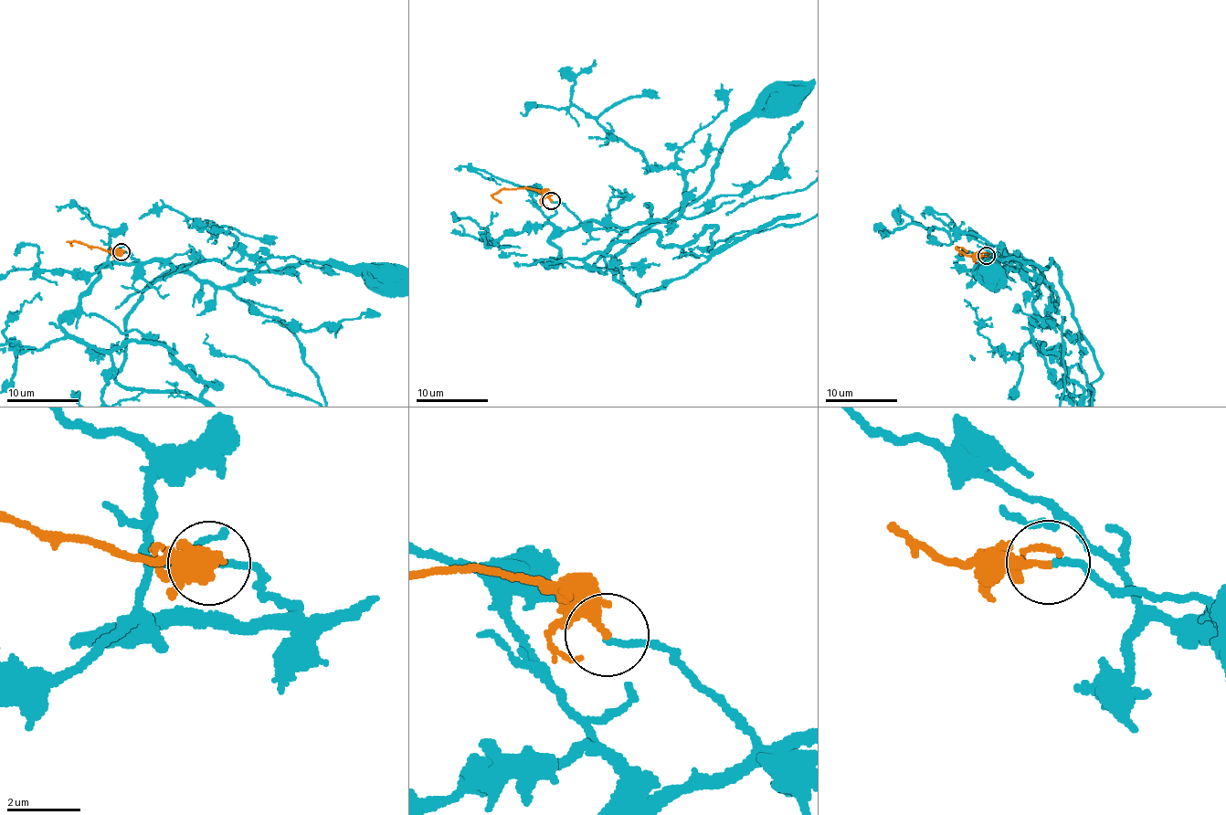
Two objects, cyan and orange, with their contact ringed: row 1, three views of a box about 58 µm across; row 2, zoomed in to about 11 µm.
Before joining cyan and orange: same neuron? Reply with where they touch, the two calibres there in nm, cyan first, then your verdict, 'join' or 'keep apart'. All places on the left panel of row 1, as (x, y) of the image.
at (121, 252); 160 nm thick on the cyan side, 280 nm on the other; join

